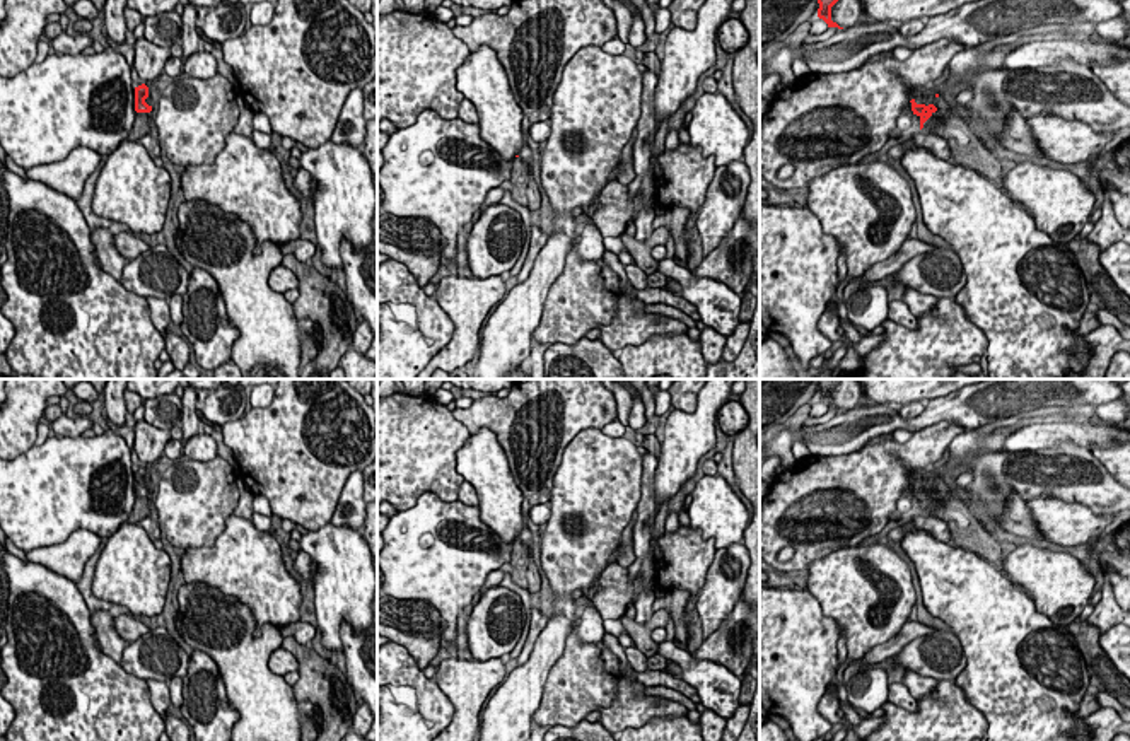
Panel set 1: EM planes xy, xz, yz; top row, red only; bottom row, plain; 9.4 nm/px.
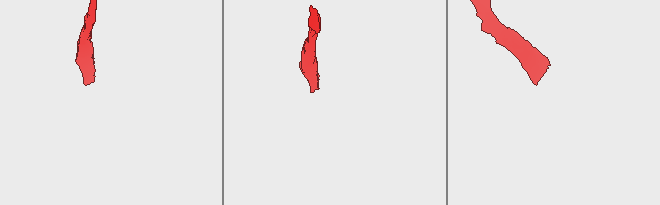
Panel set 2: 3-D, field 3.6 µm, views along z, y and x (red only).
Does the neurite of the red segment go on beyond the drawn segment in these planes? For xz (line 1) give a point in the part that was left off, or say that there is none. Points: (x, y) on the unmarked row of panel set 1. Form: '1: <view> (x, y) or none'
1: none

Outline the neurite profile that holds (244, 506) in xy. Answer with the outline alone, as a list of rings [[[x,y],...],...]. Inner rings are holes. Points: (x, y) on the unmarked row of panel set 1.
[[[241,476],[236,478],[237,488],[239,488],[239,502],[237,507],[234,509],[234,516],[244,517],[244,519],[253,519],[253,500],[254,495],[251,490],[246,487],[244,480]]]

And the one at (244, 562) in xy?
[[[232,514],[227,517],[225,529],[212,546],[184,550],[181,557],[181,575],[188,584],[205,582],[246,604],[256,620],[254,637],[261,635],[265,623],[282,628],[288,623],[300,621],[300,584],[285,569],[282,548],[275,534],[259,531],[249,519]]]

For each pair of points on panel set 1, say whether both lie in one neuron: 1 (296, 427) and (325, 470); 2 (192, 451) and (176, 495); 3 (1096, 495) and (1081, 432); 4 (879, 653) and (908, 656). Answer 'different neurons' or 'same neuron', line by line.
1: same neuron
2: different neurons
3: different neurons
4: different neurons

